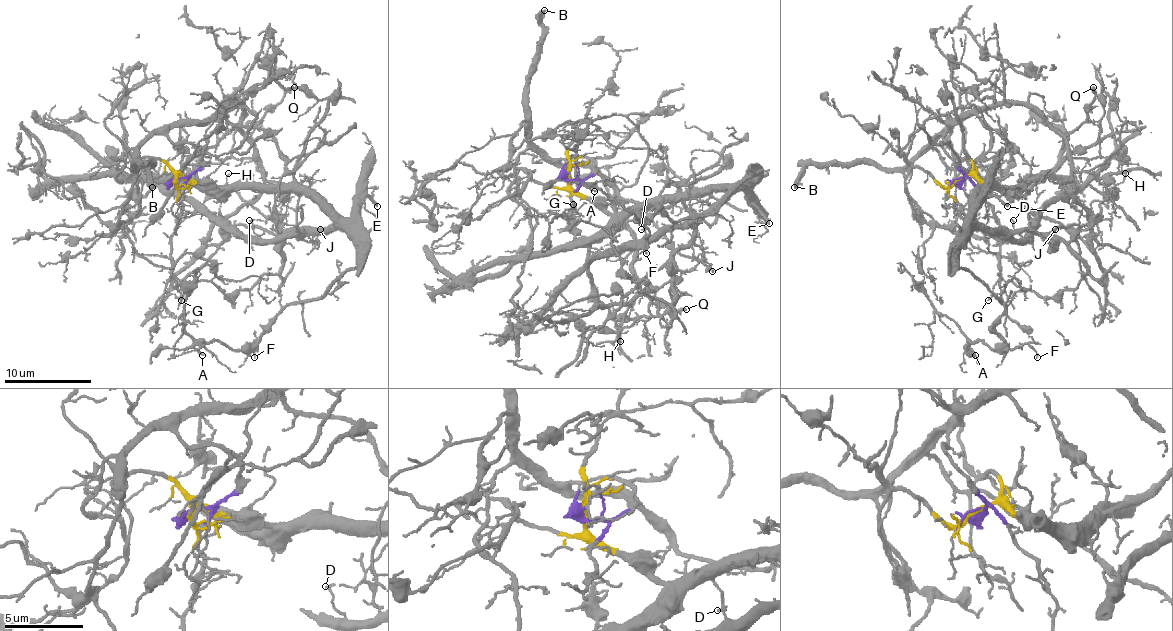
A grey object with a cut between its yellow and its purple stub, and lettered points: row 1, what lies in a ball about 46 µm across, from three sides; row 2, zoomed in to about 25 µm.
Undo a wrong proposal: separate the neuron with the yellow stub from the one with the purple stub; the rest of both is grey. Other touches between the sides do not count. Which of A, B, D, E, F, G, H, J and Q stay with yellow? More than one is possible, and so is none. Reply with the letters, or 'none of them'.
A, D, E, F, H, J

